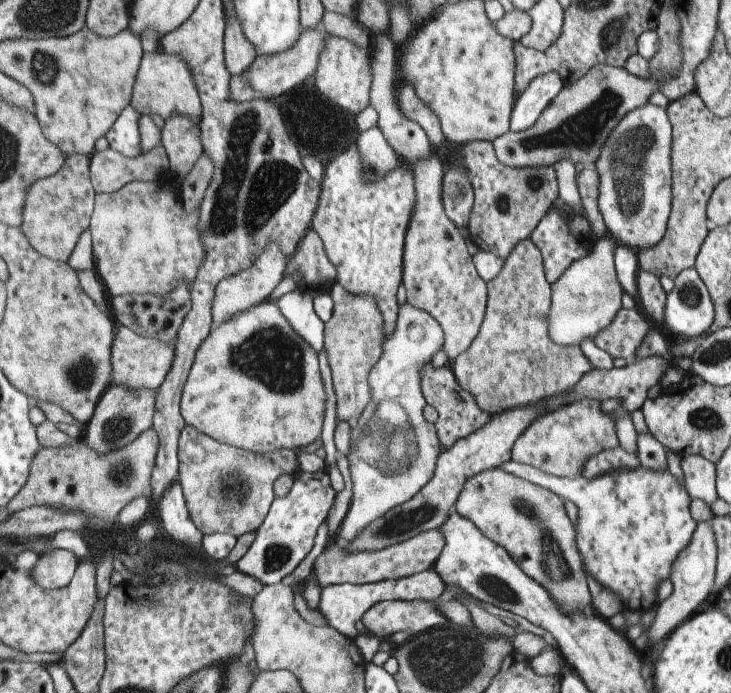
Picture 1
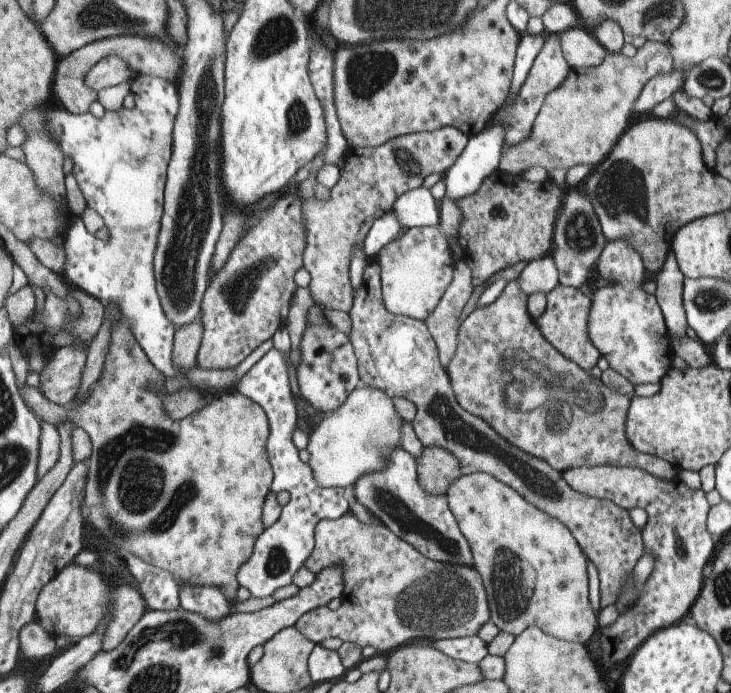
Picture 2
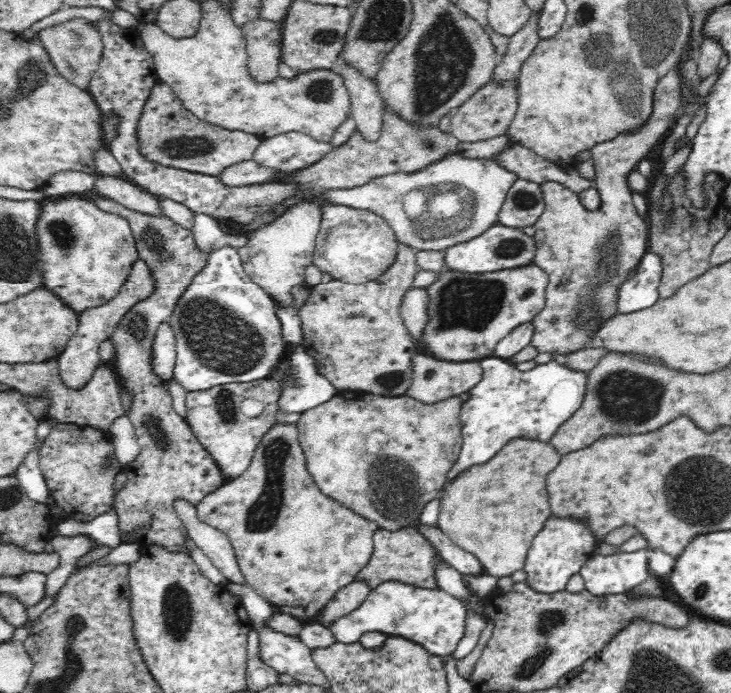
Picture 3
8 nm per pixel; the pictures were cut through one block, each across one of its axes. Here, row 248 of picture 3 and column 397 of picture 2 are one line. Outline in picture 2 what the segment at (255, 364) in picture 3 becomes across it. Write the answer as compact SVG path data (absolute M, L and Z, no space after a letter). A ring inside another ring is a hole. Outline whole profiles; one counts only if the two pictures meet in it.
M393 212L379 216L371 224L369 232L363 238L363 254L365 254L365 258L377 258L379 250L383 250L385 244L395 240L397 234L399 234L399 224L397 224L397 218L393 216Z

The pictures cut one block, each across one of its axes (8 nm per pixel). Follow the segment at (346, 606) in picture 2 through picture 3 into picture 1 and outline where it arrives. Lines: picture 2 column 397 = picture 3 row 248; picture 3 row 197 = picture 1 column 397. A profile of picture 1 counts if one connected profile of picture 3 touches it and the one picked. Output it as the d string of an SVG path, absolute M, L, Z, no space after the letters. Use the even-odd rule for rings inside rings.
M439 530L421 532L401 544L395 544L395 546L383 548L383 550L375 550L375 552L349 552L345 544L329 540L325 550L313 562L313 570L311 570L313 574L309 574L303 580L303 588L301 588L303 596L307 598L309 608L317 610L321 588L325 588L325 586L339 586L339 584L361 586L361 584L377 584L377 582L399 580L399 578L409 578L409 576L421 574L437 562L445 544L447 544L447 540ZM423 600L379 602L371 606L367 614L363 614L361 622L365 632L369 636L377 636L379 640L387 640L399 630L407 630L411 636L415 636L447 626L447 620L435 612L433 604Z

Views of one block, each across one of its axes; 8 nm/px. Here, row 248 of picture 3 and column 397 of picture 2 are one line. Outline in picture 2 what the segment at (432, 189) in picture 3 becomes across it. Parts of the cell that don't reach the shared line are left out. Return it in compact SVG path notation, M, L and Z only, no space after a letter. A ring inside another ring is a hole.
M409 228L399 240L391 240L377 254L383 308L393 316L405 316L425 322L453 278L455 258L449 252L447 238L439 228ZM359 386L333 414L325 416L319 426L309 434L309 460L307 466L313 472L313 480L319 486L341 488L353 486L363 474L379 472L385 466L391 450L401 448L401 416L387 394L373 386Z

